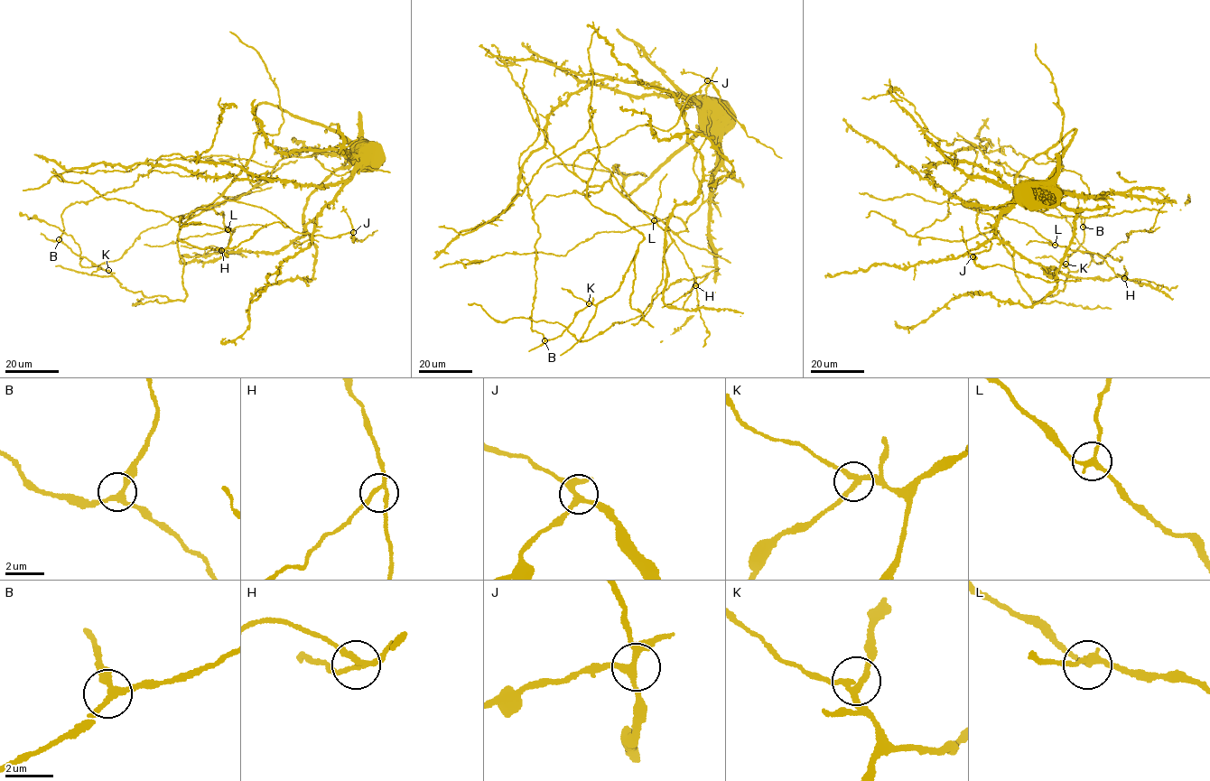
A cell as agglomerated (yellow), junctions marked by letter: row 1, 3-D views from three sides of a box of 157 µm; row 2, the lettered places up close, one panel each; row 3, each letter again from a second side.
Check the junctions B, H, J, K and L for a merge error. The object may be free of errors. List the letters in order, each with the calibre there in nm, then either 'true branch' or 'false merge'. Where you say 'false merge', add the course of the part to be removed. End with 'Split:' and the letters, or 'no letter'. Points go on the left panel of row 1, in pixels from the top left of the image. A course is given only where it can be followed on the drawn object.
B: 240 nm | true branch
H: 180 nm | true branch
J: 240 nm | true branch
K: 200 nm | true branch
L: 240 nm | false merge | (228, 229), (249, 225), (265, 227)
Split: L

